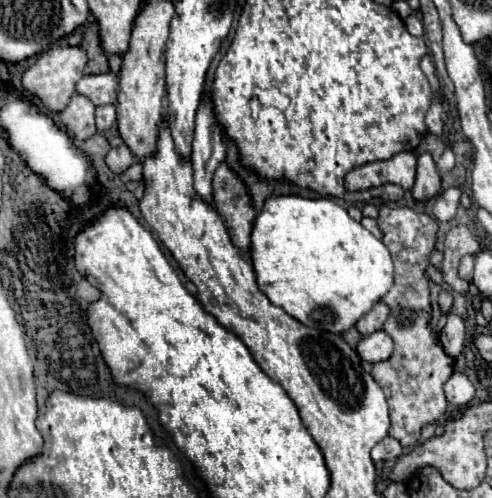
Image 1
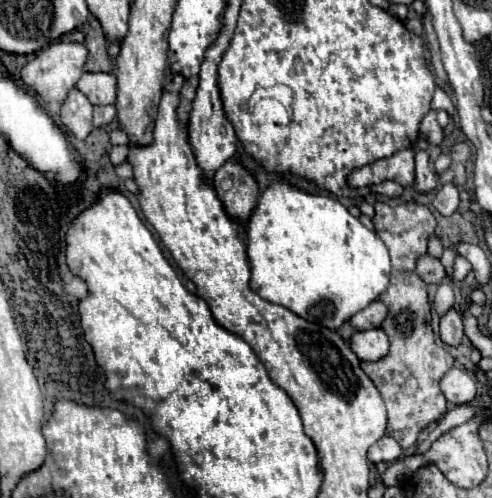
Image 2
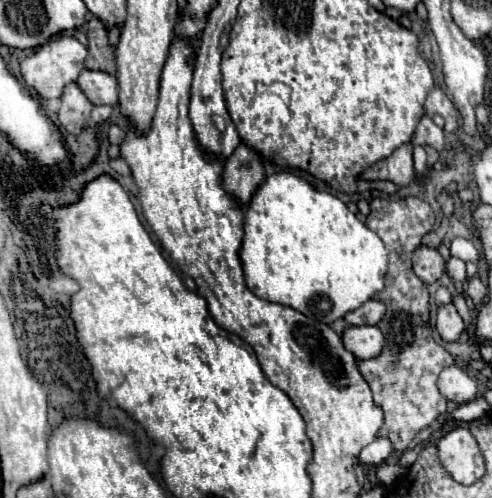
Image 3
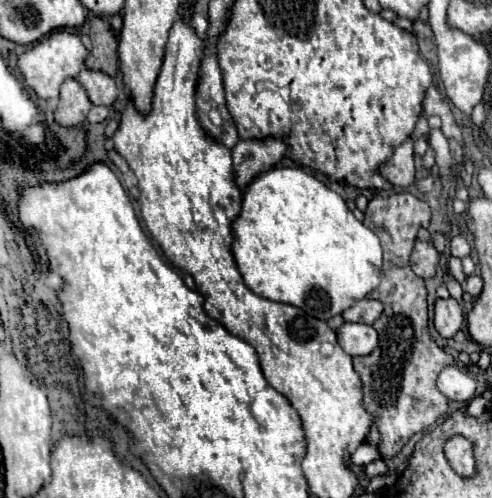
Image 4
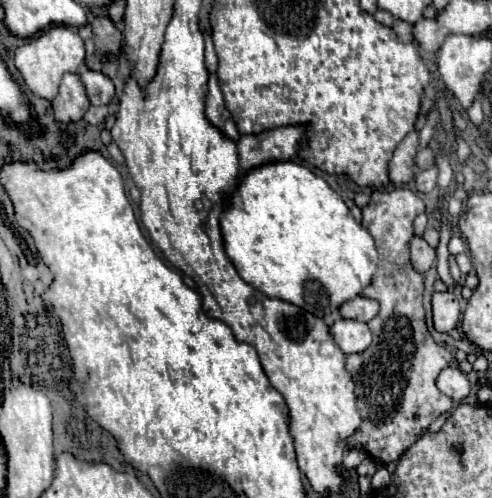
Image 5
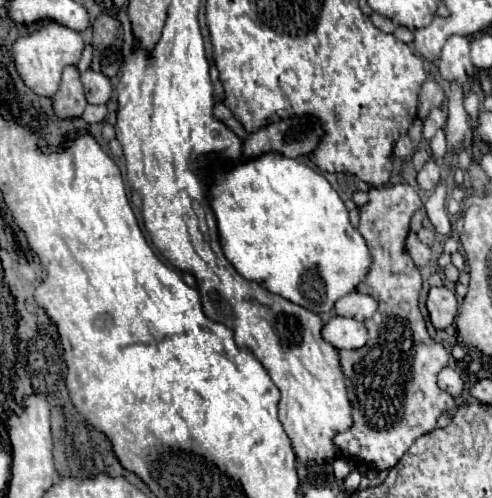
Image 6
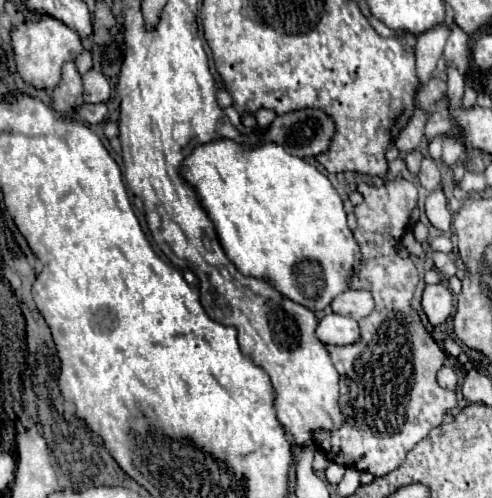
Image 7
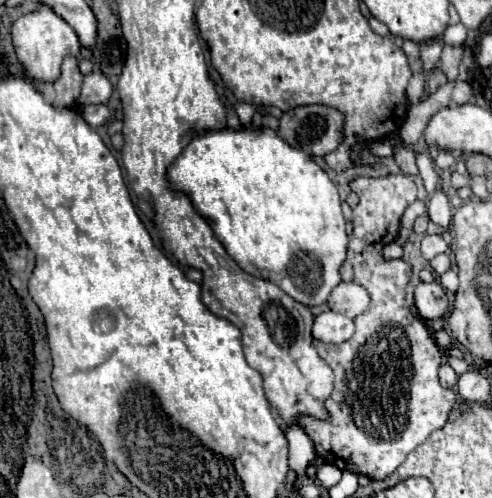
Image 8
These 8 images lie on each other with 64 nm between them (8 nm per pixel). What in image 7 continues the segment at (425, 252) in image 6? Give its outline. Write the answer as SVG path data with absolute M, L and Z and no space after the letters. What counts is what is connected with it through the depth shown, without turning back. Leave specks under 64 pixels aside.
M408 228L406 234L402 236L402 244L408 248L408 252L412 252L412 254L416 254L416 256L424 256L424 248L422 248L422 244L414 238L414 234L412 234L410 228Z

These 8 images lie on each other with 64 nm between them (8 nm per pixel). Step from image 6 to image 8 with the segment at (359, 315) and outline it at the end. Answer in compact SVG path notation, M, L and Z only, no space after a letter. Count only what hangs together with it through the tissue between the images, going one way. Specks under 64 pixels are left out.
M340 282L328 296L328 306L330 310L344 314L348 318L356 318L358 314L362 314L370 304L370 296L368 292L356 284L356 282Z

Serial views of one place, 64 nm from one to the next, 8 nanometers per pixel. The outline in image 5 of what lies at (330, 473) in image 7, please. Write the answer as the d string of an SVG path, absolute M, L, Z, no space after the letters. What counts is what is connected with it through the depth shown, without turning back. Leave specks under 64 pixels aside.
M350 450L350 454L348 456L344 456L344 460L342 460L342 468L344 470L352 470L352 466L358 466L362 460L366 460L368 458L368 454L366 452L362 452L362 450Z

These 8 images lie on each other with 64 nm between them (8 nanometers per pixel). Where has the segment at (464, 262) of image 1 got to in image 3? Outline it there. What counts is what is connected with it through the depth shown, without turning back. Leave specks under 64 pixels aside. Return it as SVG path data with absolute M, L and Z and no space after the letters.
M450 258L446 262L446 272L452 280L458 280L458 282L464 282L466 280L466 264L458 258Z

